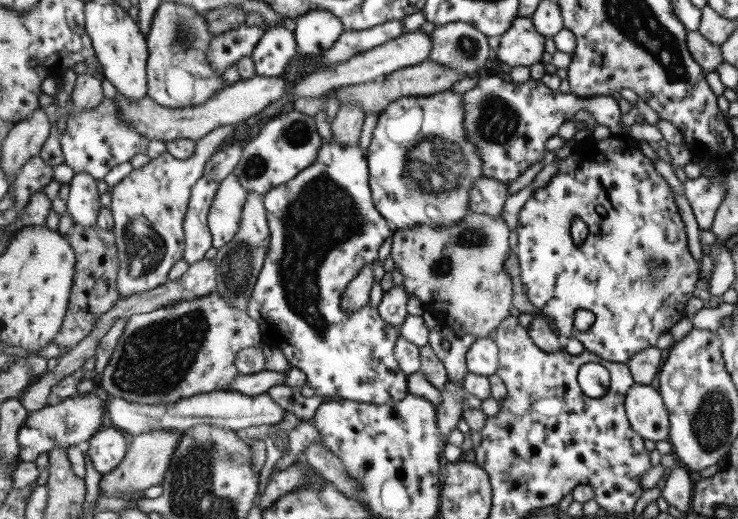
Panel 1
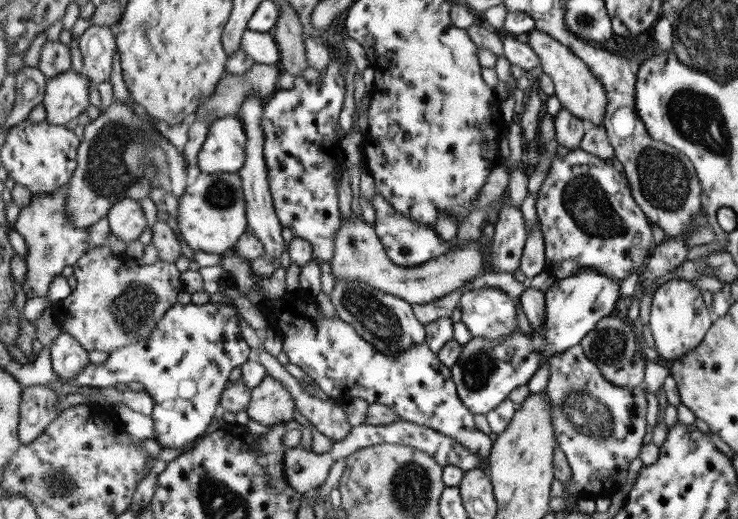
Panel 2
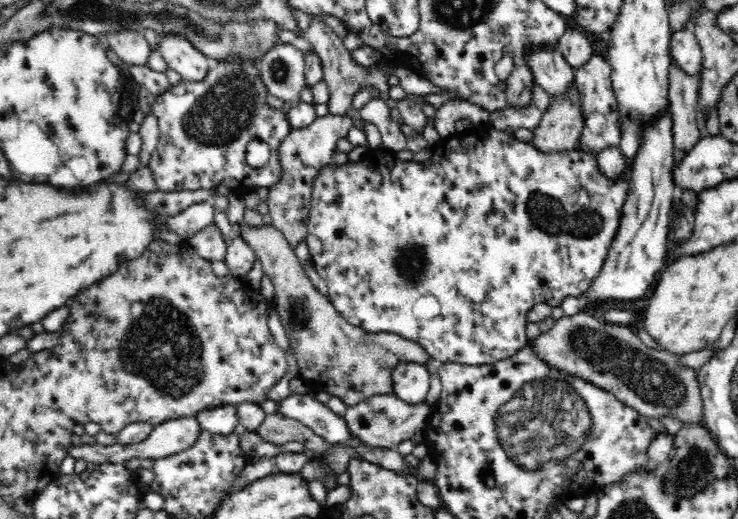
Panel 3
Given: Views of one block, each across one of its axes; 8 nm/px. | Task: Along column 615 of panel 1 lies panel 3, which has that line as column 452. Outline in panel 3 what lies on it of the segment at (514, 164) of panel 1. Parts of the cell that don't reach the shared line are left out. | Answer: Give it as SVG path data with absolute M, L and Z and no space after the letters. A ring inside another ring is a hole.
M448 100L435 110L433 125L440 138L449 137L455 133L458 120L466 118L474 122L475 125L486 125L488 124L490 113L489 110L468 100Z

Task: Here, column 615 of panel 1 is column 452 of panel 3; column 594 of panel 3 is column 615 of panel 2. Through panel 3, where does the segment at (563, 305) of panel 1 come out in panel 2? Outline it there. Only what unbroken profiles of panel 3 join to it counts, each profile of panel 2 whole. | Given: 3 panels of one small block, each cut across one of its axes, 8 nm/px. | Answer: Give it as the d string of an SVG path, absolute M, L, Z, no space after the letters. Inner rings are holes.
M581 148L570 151L561 159L556 159L553 156L547 177L544 179L537 193L536 203L538 215L540 223L542 224L542 231L544 232L544 241L546 242L547 266L545 272L550 273L556 281L565 280L569 276L575 276L575 274L579 274L579 270L591 270L590 268L594 268L593 270L599 270L601 274L605 274L609 278L615 278L615 280L622 282L624 278L627 278L627 276L636 270L635 268L642 266L642 269L639 270L643 270L643 266L646 264L646 258L651 254L651 250L655 246L653 243L653 228L651 228L650 218L645 214L641 206L637 204L636 198L632 193L631 183L624 169L624 164L618 158L605 160Z

